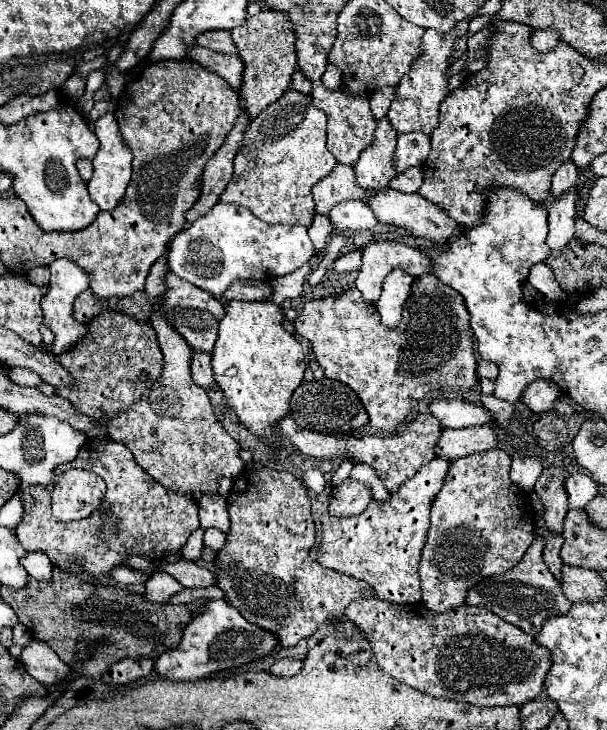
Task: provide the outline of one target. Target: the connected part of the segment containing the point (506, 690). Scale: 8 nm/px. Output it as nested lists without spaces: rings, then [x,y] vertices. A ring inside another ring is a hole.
[[[374,597],[356,599],[350,603],[346,617],[358,623],[358,627],[366,633],[380,671],[390,673],[394,679],[426,695],[446,697],[480,707],[494,707],[508,703],[524,705],[544,691],[542,683],[546,679],[546,671],[550,669],[550,651],[546,651],[546,647],[538,647],[532,635],[526,635],[522,629],[506,623],[504,619],[498,619],[498,615],[486,611],[486,607],[460,605],[448,613],[432,613],[430,609],[422,607],[422,603],[394,605]]]

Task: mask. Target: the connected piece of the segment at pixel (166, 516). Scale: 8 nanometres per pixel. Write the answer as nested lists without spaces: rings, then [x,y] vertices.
[[[88,439],[82,445],[78,459],[58,467],[56,475],[72,467],[94,471],[104,479],[108,491],[100,507],[86,519],[62,523],[56,521],[50,511],[52,485],[44,489],[30,487],[22,495],[26,515],[16,527],[20,545],[30,553],[46,553],[52,565],[58,569],[88,573],[98,579],[100,575],[108,575],[114,567],[124,565],[130,555],[144,555],[148,561],[160,559],[162,555],[180,557],[190,533],[200,529],[198,505],[180,493],[168,493],[134,461],[130,449],[122,443],[112,439]]]

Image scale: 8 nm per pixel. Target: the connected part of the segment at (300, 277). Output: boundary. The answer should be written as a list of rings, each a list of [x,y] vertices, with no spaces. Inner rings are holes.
[[[316,249],[316,251],[314,251],[314,259],[310,259],[310,263],[302,265],[302,269],[294,271],[292,275],[286,275],[286,277],[280,277],[280,279],[274,279],[274,281],[272,281],[274,293],[272,293],[270,301],[276,303],[276,305],[280,305],[284,299],[294,299],[294,297],[298,297],[298,295],[302,293],[304,279],[306,279],[306,275],[312,271],[312,267],[316,265],[318,257],[320,257],[320,251]]]

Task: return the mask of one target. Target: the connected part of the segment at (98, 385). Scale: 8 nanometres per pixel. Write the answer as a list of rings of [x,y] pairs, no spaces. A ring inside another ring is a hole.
[[[102,311],[90,321],[90,337],[68,355],[56,357],[56,361],[76,379],[72,389],[56,389],[56,393],[68,399],[80,413],[106,425],[110,415],[118,415],[118,411],[132,407],[140,395],[152,387],[162,375],[164,357],[150,323],[130,319],[120,311]]]

